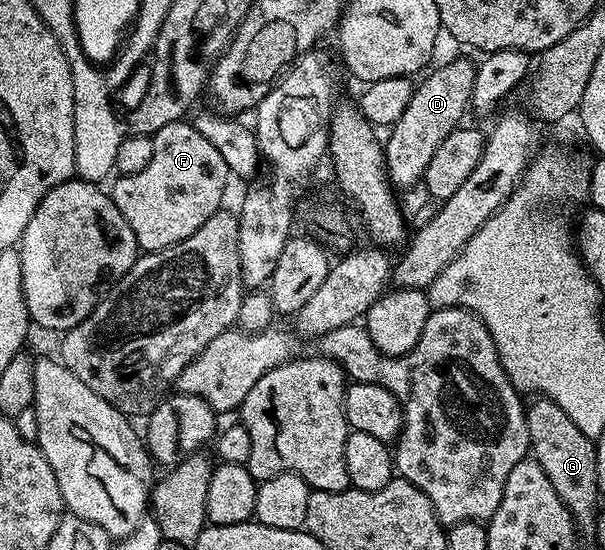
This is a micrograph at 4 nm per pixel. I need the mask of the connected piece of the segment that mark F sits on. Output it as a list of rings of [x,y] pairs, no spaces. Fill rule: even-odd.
[[[182,121],[163,125],[159,133],[152,135],[155,153],[151,153],[151,162],[147,164],[147,169],[143,173],[134,175],[123,175],[112,180],[113,191],[111,198],[113,204],[123,213],[123,221],[131,225],[131,233],[135,233],[135,241],[142,252],[162,251],[171,245],[179,245],[187,237],[195,233],[205,222],[222,210],[221,198],[225,195],[225,186],[231,180],[231,172],[227,161],[223,161],[223,153],[195,129],[192,122]]]

